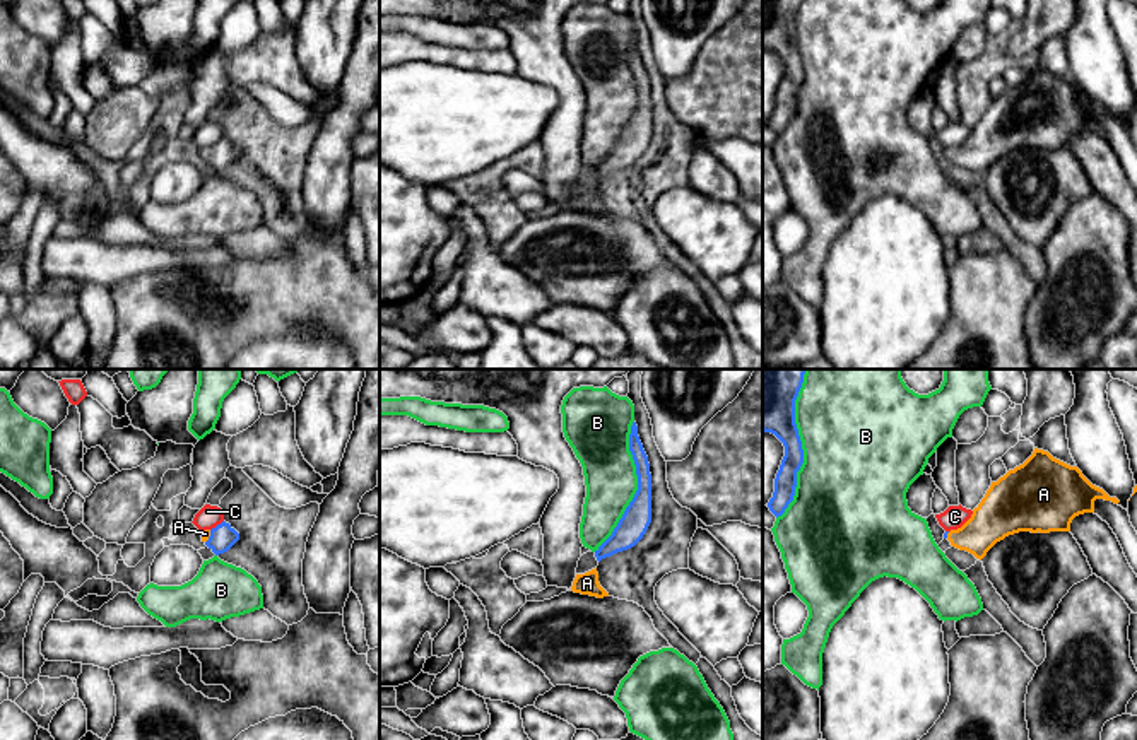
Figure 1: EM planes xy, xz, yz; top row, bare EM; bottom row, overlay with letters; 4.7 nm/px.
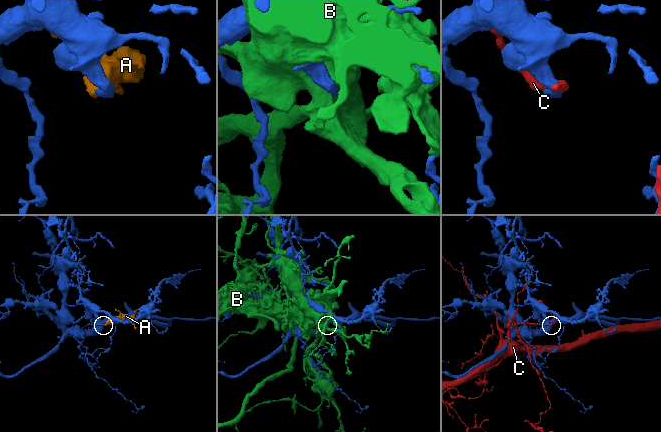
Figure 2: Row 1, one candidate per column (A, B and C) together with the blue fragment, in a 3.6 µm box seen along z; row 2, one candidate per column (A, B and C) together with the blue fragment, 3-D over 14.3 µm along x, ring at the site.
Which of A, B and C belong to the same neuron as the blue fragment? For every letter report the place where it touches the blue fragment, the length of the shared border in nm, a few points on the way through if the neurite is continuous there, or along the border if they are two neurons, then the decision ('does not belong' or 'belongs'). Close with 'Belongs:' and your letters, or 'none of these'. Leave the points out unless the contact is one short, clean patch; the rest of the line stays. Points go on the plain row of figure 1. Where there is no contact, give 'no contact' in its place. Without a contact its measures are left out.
A: contact xy (209, 154); length 70 nm; way xy (223, 154), (209, 154), (206, 151); belongs
B: contact yz (802, 69); length 650 nm; does not belong
C: contact xy (217, 142); length 80 nm; does not belong
Belongs: A

